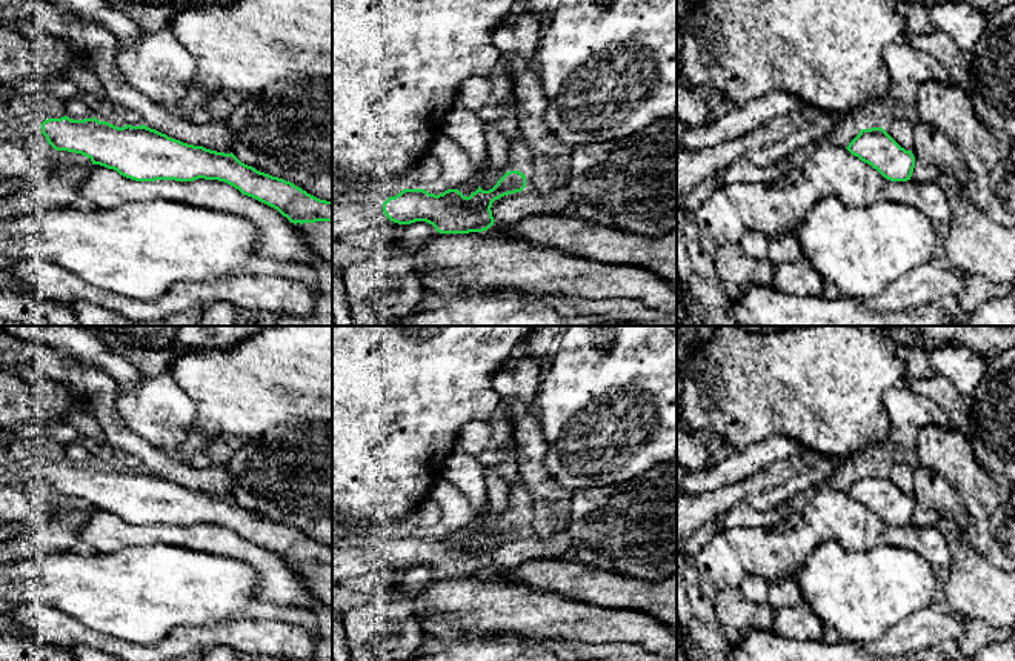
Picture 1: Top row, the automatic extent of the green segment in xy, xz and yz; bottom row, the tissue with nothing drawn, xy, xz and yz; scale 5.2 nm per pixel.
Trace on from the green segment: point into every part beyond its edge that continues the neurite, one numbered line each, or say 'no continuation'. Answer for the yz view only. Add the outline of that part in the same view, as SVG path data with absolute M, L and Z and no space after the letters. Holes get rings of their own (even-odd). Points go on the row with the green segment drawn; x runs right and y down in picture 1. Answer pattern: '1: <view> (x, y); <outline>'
no continuation

